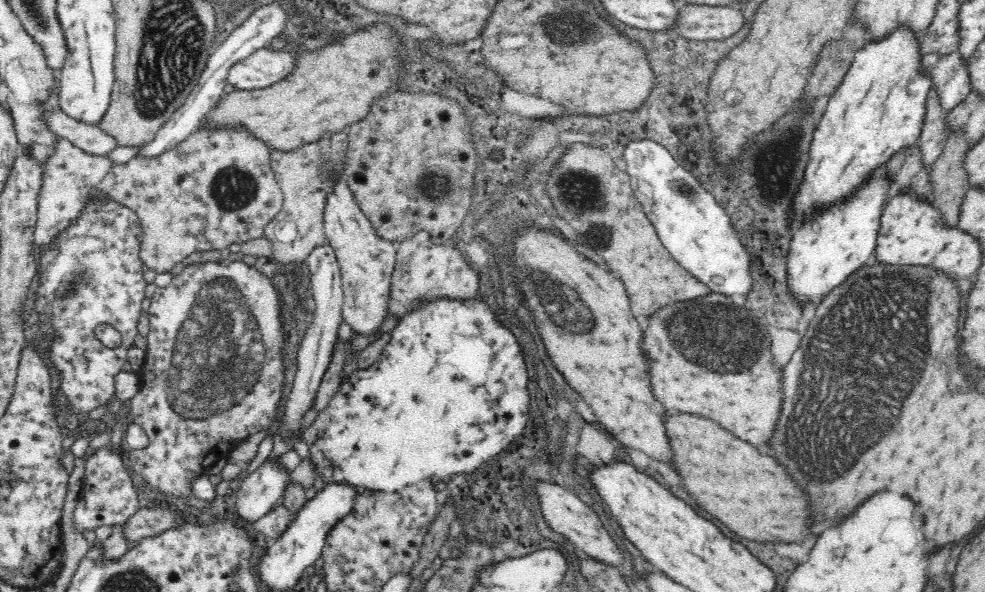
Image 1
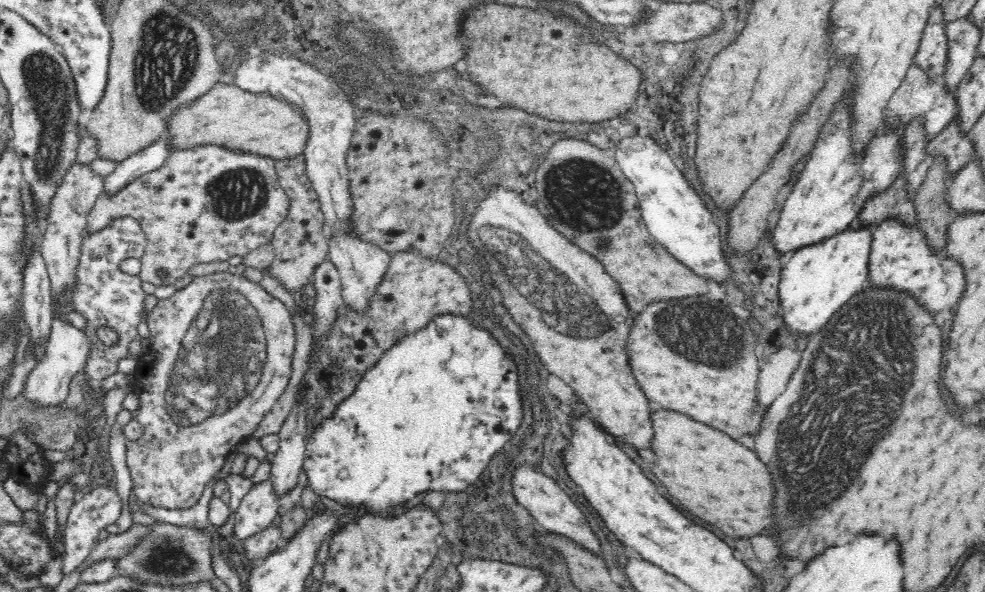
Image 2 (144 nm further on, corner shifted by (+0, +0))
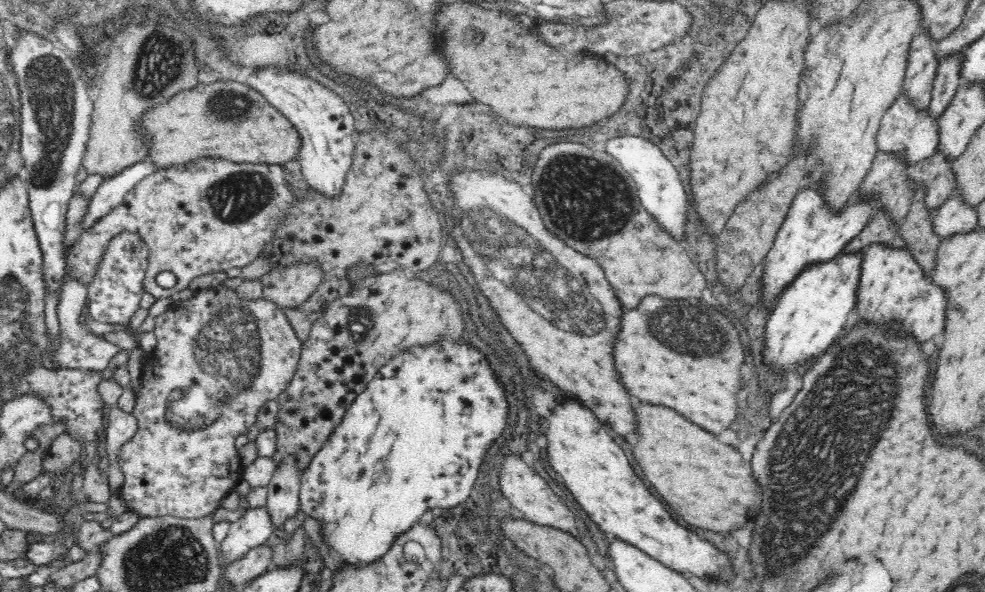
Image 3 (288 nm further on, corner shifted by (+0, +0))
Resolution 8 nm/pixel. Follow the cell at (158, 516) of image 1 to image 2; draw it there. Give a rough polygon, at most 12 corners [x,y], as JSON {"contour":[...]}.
{"contour":[[152,524],[96,542],[80,572],[102,558],[124,558],[152,532]]}

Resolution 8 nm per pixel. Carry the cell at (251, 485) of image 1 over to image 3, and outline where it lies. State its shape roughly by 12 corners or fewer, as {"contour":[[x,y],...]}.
{"contour":[[268,506],[248,508],[220,546],[222,564],[266,544],[274,522]]}

